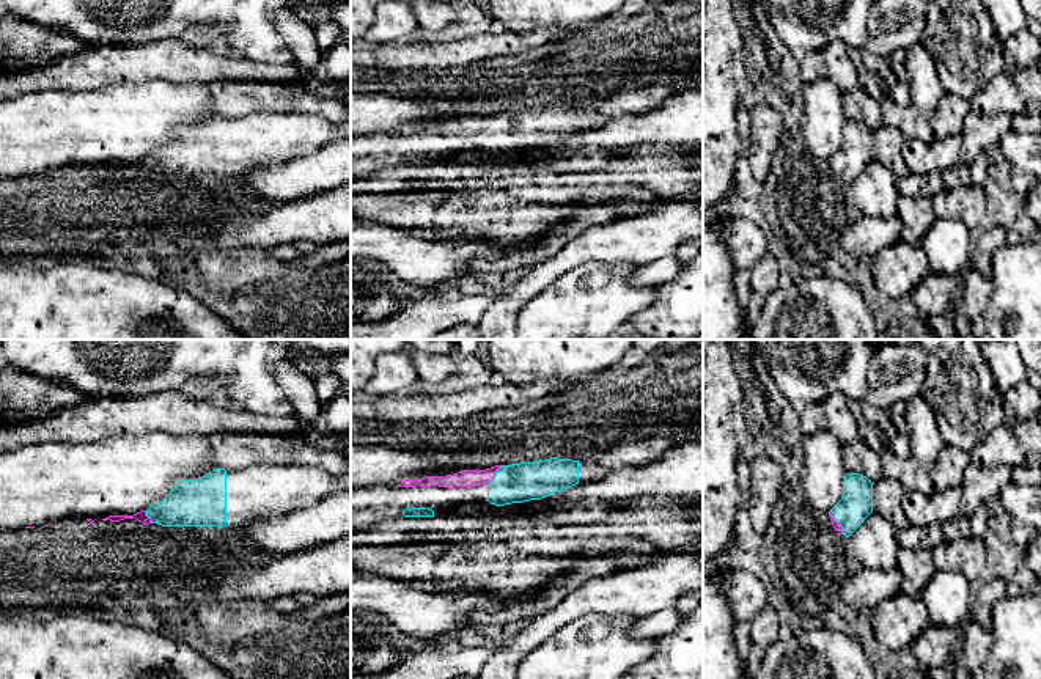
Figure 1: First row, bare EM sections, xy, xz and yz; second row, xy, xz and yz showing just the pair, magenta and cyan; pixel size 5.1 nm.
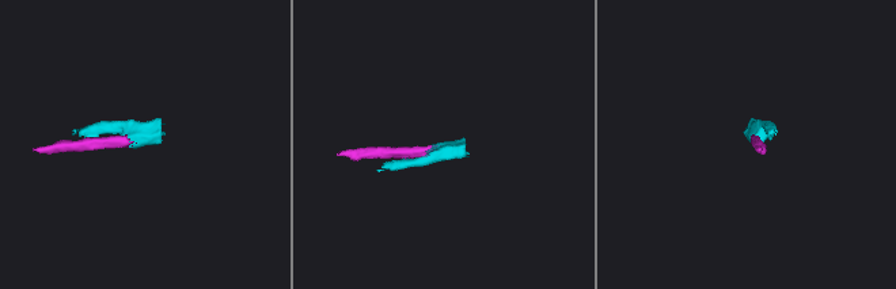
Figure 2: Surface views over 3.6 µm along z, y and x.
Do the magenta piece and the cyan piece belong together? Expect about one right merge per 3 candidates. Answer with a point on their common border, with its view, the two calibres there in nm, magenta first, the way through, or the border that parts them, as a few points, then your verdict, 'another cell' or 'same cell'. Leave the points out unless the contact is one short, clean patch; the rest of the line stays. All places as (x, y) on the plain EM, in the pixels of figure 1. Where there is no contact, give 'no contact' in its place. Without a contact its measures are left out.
contact xz (494, 123); calibres 100 and 200 nm; way xz (466, 126), (494, 123), (505, 131), (516, 131); same cell

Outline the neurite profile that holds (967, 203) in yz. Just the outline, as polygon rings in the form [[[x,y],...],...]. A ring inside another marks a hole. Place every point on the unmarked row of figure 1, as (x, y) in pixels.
[[[983,187],[944,189],[931,196],[931,204],[937,218],[961,220],[970,231],[988,226],[988,203]]]

